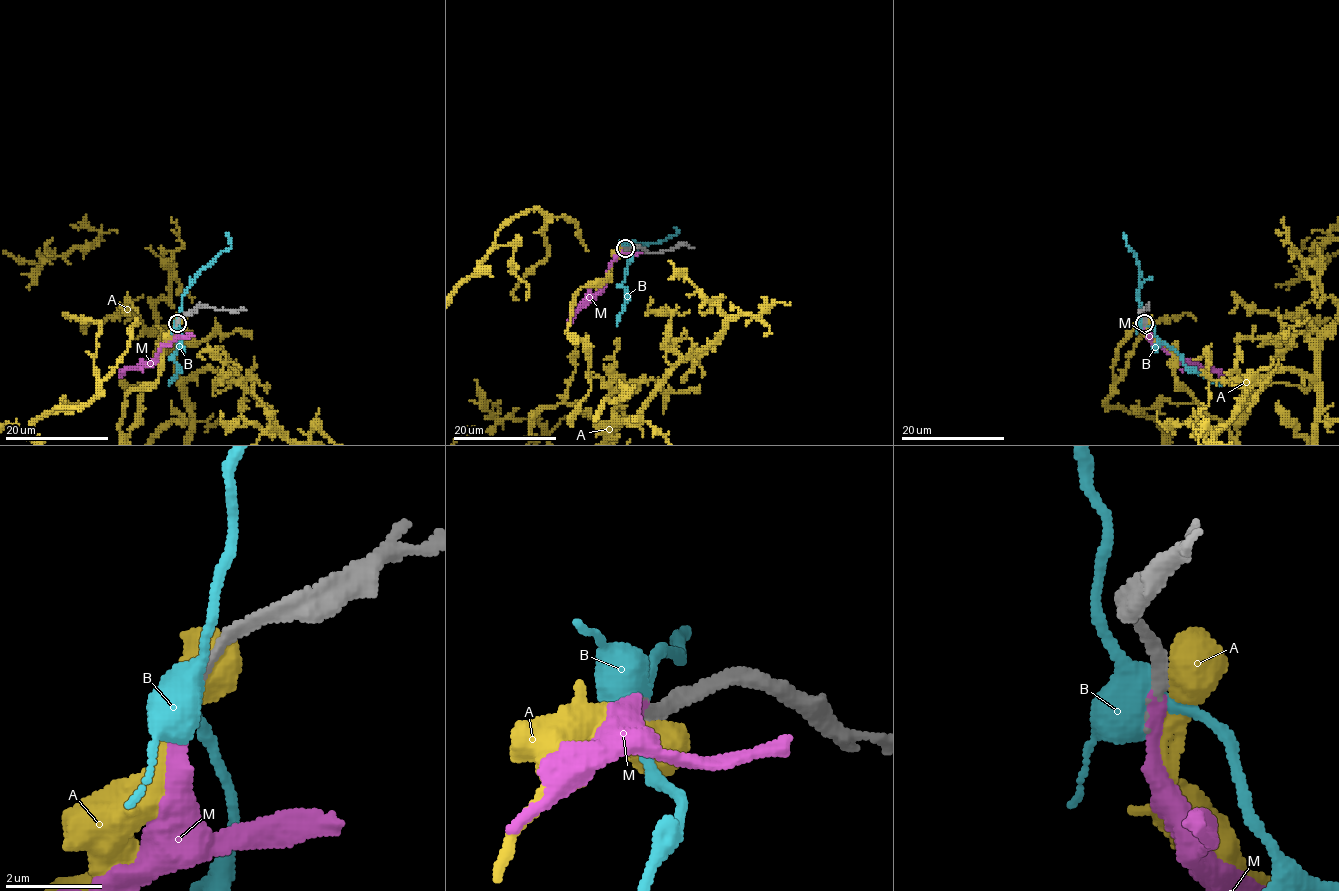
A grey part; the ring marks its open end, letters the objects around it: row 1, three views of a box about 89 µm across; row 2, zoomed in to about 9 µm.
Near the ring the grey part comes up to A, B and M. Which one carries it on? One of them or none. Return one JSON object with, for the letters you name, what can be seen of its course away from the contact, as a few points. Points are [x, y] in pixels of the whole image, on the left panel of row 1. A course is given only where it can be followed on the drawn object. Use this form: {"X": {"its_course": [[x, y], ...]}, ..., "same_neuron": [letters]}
{"M": {"its_course": [[177, 322], [176, 335], [160, 348], [155, 358], [145, 365], [129, 366], [119, 371]]}, "same_neuron": ["M"]}

